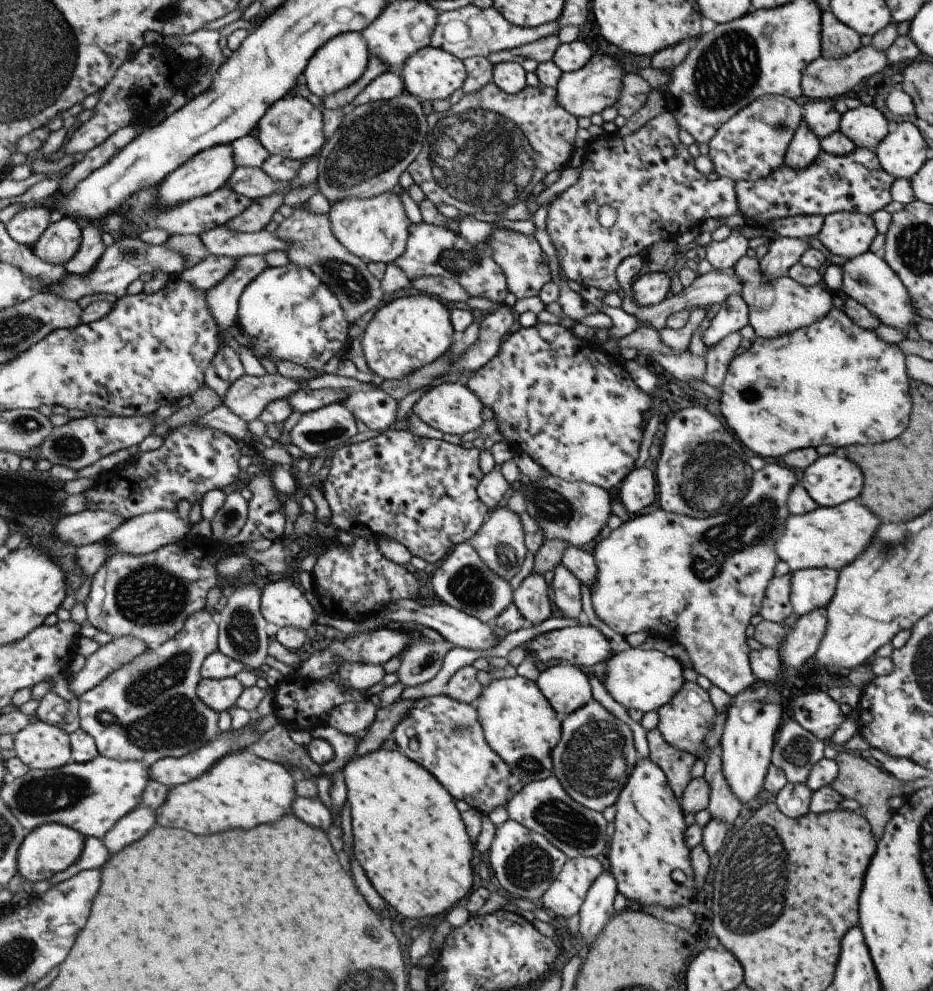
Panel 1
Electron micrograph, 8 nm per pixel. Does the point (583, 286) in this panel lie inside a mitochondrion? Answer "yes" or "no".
no

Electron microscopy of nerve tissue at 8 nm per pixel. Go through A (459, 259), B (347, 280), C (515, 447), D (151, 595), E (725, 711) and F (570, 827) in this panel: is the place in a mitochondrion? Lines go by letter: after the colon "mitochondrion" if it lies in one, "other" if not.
A: mitochondrion
B: mitochondrion
C: other
D: mitochondrion
E: other
F: mitochondrion

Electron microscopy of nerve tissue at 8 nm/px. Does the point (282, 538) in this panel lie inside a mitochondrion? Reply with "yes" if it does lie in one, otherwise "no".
no

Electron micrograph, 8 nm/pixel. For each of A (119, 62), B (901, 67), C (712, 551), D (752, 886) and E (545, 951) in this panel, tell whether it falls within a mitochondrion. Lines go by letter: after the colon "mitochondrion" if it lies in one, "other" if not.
A: other
B: other
C: mitochondrion
D: mitochondrion
E: other

